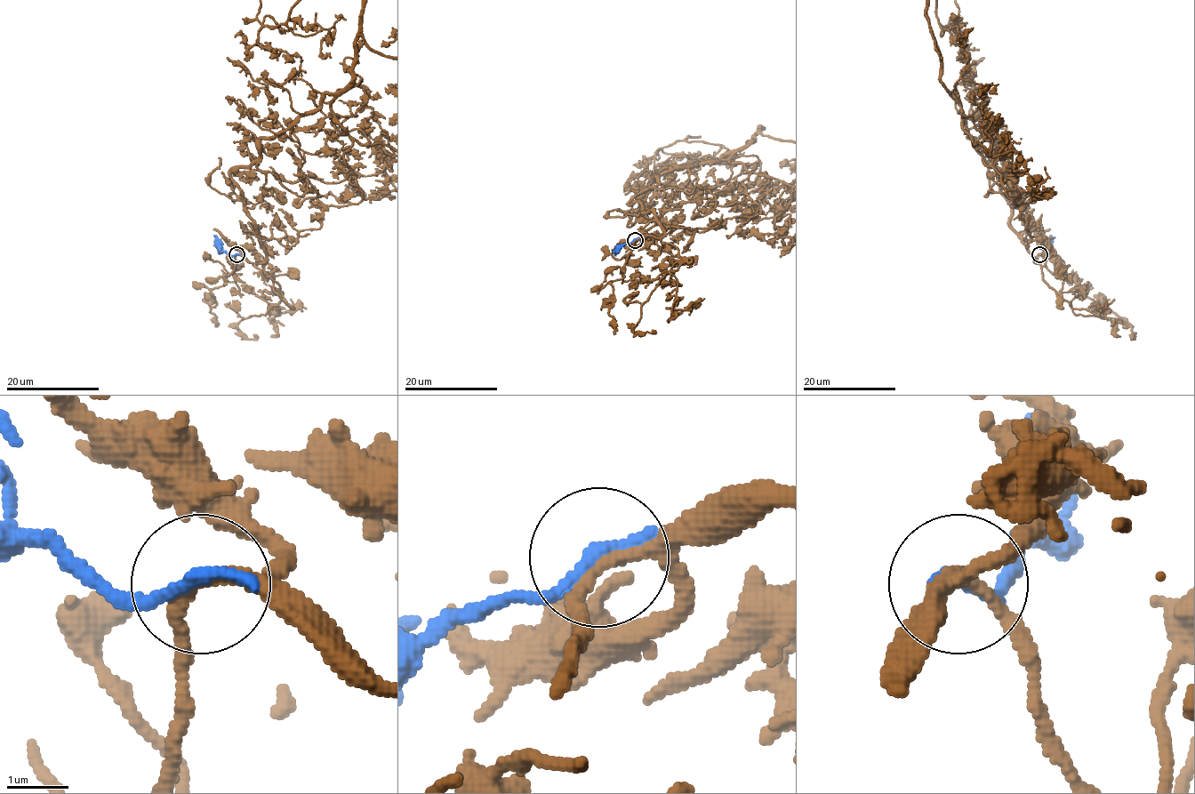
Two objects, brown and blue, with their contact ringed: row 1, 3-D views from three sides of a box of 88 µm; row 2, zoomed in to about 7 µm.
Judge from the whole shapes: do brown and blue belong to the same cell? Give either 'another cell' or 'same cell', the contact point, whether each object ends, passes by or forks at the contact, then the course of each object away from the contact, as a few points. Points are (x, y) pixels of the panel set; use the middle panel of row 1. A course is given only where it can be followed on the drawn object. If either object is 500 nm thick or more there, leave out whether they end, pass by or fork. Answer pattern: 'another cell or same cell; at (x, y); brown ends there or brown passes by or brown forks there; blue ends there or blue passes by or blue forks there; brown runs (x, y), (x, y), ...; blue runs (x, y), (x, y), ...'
same cell; at (635, 240); brown forks there; blue ends there; blue runs (634, 240), (613, 252)

